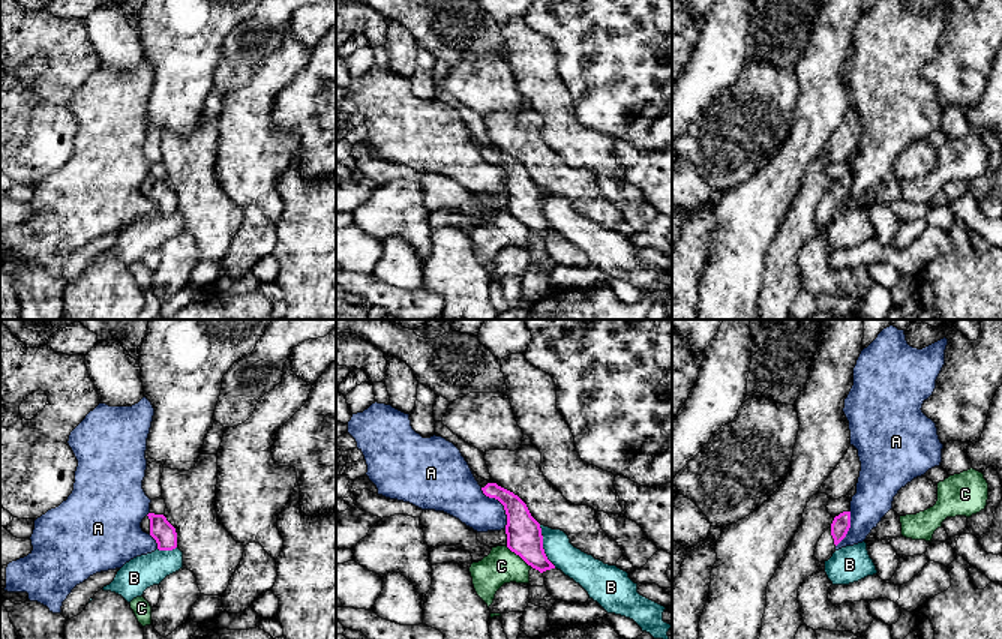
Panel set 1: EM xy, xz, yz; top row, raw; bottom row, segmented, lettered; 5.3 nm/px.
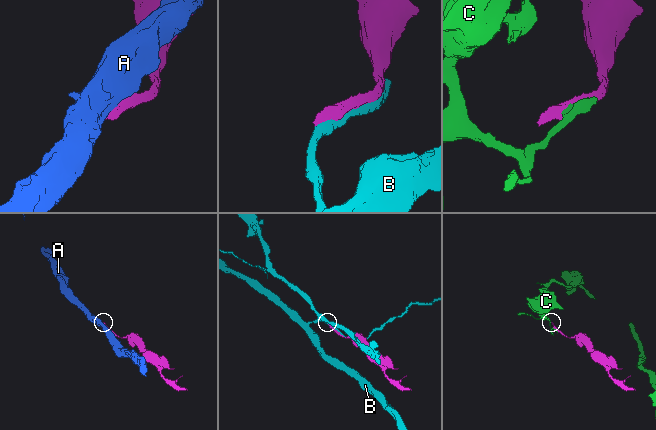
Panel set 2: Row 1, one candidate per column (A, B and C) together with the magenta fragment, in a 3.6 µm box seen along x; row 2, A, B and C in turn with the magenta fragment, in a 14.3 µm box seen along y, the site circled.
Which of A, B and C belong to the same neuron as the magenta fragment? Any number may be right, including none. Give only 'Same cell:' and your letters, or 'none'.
Same cell: none

